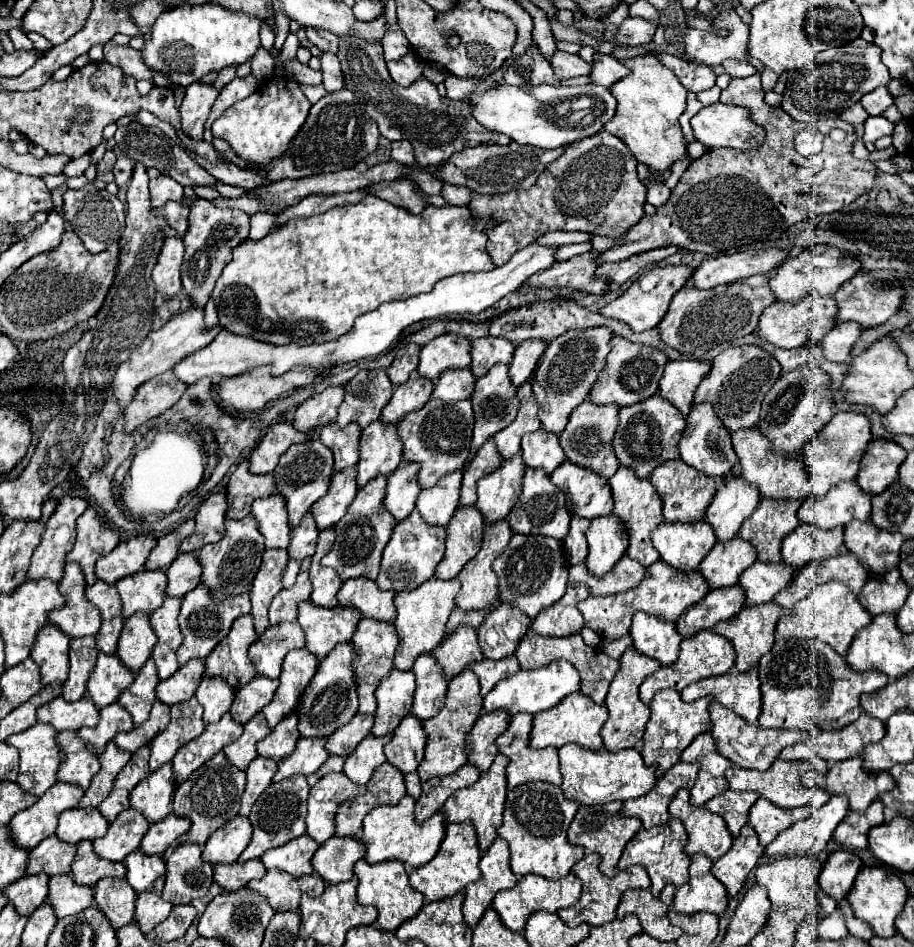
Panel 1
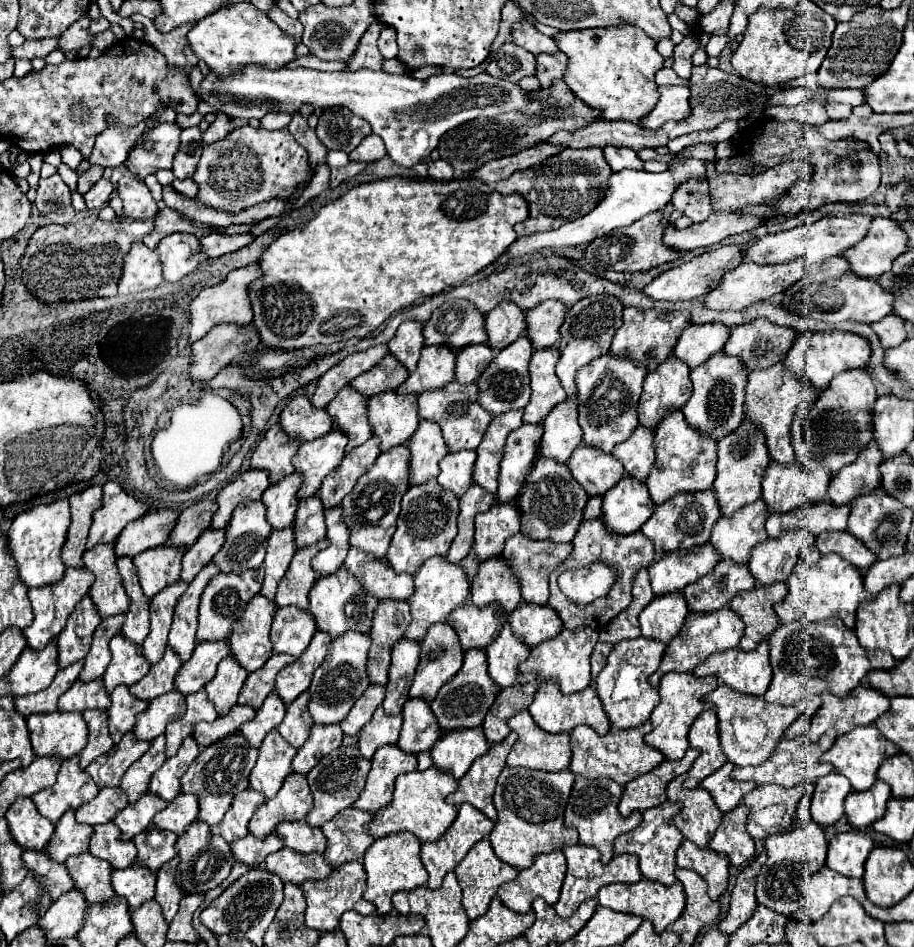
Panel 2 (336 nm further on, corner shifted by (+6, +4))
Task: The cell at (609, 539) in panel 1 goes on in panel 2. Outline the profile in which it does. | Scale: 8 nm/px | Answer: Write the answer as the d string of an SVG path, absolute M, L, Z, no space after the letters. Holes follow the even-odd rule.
M623 478L603 496L601 522L611 534L633 534L653 514L653 502L643 482Z

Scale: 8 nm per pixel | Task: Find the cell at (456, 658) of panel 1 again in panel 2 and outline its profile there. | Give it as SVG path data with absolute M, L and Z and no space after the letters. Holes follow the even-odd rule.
M473 604L455 608L447 622L457 632L463 650L489 646L499 636L499 630L503 626L501 618L497 618L495 606L477 608Z

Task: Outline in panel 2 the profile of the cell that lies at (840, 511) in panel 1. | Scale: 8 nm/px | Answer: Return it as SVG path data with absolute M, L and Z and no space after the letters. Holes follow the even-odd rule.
M871 442L851 466L841 468L829 484L829 500L833 504L849 504L859 494L869 494L871 490L879 488L881 474L879 464L883 456L875 442Z

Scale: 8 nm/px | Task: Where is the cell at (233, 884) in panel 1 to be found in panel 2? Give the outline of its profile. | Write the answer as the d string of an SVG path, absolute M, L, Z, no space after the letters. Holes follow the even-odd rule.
M247 834L245 838L239 838L239 840L235 840L231 844L233 858L237 862L253 866L253 868L257 868L267 858L267 854L273 854L279 848L283 848L283 840L279 836L275 836L275 834L267 836L265 840L259 840L259 838Z

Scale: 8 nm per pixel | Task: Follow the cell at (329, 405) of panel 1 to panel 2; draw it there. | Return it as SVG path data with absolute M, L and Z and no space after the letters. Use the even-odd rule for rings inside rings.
M375 346L365 352L357 352L357 354L347 356L343 362L339 362L337 366L333 366L327 374L323 374L319 378L317 390L311 398L311 404L315 408L325 408L341 388L345 388L359 374L365 374L367 370L371 370L387 352L389 352L387 346Z

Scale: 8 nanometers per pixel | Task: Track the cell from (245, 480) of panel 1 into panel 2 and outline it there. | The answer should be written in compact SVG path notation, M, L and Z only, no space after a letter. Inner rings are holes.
M279 424L271 426L251 454L251 468L263 468L269 472L269 482L277 484L281 478L293 472L291 458L297 452L299 442L287 442L287 436Z

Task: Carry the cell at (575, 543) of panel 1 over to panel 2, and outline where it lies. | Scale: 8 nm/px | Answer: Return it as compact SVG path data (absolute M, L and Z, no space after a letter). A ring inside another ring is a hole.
M589 498L585 510L583 510L583 520L595 520L601 516L601 498Z

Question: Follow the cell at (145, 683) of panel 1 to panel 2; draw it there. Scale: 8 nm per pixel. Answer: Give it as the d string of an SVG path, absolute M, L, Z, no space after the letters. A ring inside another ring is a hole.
M167 648L163 658L151 666L151 670L147 672L147 676L143 676L139 682L135 682L131 686L131 694L139 700L153 700L165 692L173 690L173 678L181 668L181 660L179 656Z

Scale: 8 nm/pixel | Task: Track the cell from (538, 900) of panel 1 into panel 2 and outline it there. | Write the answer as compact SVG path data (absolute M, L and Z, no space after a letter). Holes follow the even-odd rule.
M563 852L539 854L533 866L521 870L515 880L503 884L497 892L501 902L513 912L525 914L531 910L531 902L539 896L547 904L555 904L565 878L565 856Z

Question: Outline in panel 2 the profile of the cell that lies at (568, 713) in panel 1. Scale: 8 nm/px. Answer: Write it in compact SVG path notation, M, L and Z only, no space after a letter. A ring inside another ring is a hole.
M543 682L535 694L535 700L533 704L529 706L529 712L531 716L535 718L535 722L545 730L545 732L571 732L575 726L579 724L585 724L585 726L591 726L597 734L607 734L609 732L609 718L603 710L603 704L601 700L597 698L595 690L589 686L581 692L575 692L575 694L569 694L569 696L563 696L557 688L555 682Z

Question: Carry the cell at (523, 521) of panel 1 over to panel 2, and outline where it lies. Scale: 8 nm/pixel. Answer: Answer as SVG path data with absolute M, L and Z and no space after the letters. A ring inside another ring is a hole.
M539 456L517 496L517 506L521 510L521 530L519 532L533 540L571 542L583 520L583 508L587 500L589 500L587 492L579 486L579 482L573 480L565 464Z

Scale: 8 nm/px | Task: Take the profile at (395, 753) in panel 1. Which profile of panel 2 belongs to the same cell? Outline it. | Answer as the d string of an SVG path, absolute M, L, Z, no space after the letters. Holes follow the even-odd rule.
M411 698L403 706L403 728L397 746L407 754L431 750L439 738L439 724L429 704L421 698Z

